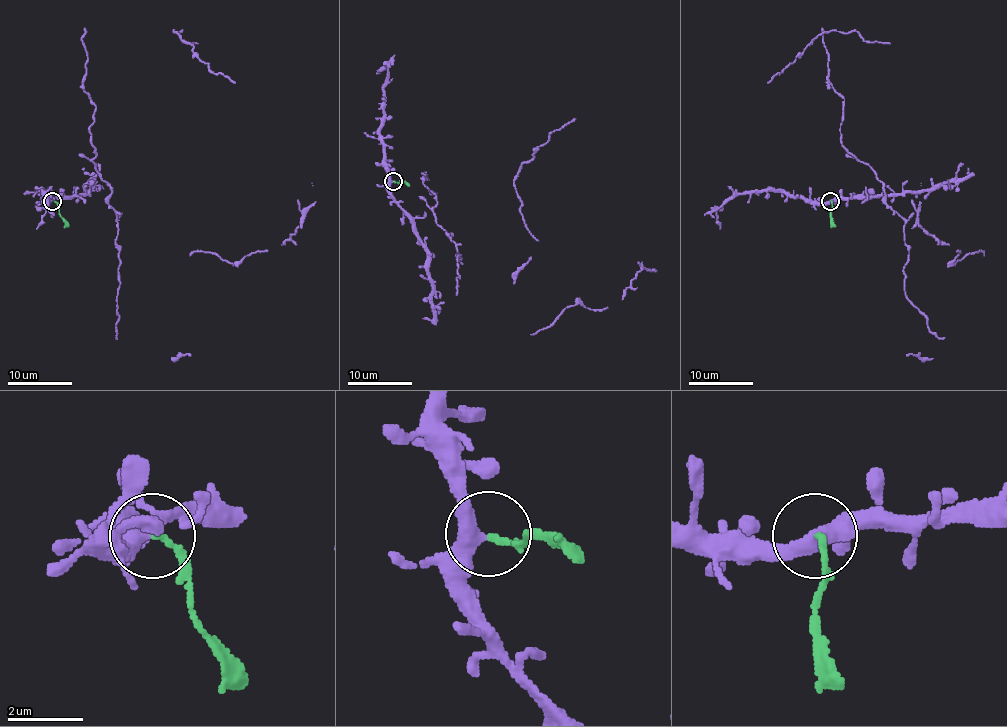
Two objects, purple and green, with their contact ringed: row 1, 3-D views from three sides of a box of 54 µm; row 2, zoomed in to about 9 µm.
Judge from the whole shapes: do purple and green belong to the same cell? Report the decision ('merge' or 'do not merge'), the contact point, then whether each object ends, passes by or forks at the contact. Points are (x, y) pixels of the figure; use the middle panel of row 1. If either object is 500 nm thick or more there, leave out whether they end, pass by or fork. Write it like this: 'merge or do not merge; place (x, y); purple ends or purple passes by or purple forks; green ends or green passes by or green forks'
do not merge; place (393, 181); purple passes by; green ends

